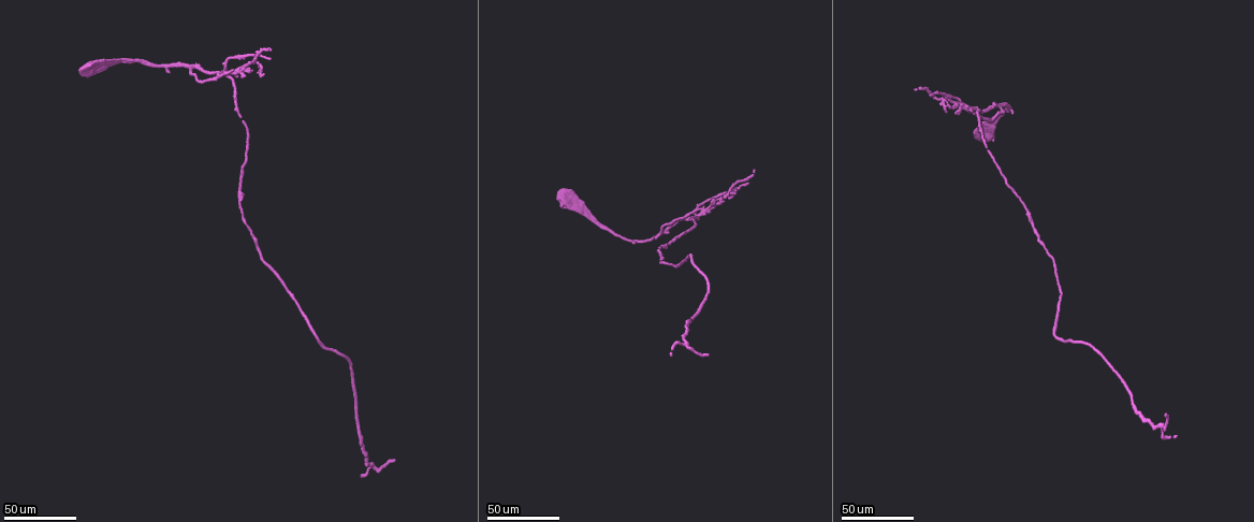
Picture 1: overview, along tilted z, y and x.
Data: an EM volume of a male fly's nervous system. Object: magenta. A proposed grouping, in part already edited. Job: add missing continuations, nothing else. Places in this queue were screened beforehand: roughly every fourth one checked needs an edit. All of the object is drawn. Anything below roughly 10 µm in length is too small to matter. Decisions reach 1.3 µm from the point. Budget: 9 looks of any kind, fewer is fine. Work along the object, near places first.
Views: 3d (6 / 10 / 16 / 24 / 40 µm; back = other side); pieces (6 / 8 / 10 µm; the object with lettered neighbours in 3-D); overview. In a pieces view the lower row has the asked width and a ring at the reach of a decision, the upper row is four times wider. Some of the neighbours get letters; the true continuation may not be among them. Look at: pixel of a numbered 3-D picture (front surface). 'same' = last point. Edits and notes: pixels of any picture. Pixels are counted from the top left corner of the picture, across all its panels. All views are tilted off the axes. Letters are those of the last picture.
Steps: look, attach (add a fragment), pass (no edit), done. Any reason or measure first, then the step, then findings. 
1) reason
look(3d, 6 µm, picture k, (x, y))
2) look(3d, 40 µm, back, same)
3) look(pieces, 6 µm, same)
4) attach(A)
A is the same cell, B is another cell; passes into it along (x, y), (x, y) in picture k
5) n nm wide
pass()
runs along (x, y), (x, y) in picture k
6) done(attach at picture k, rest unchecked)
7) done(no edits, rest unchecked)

look(3d, 40 µm, picture 1, (746, 183))

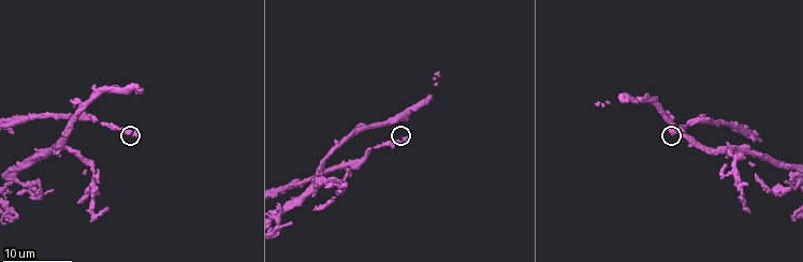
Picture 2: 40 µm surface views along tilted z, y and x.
look(pieces, 6 µm, picture 2, (138, 131))

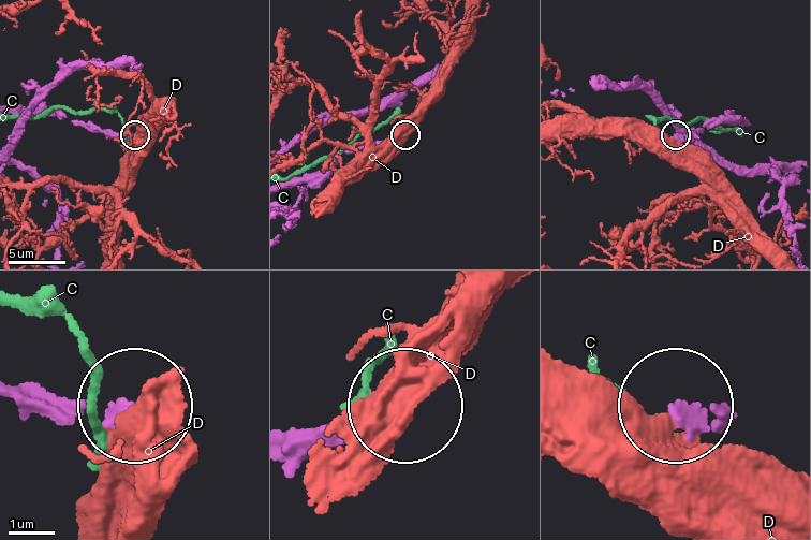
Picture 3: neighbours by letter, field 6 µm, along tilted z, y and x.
pass()
C and D are other cells; no lettered fragment goes on from it

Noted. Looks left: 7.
branch stops here
look(3d, 24 µm, picture 2, (36, 191))

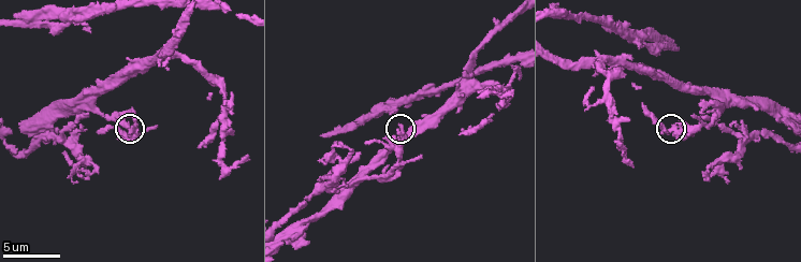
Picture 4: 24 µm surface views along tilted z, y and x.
see the neighbours
look(pieces, 10 µm, picture 4, (669, 130))

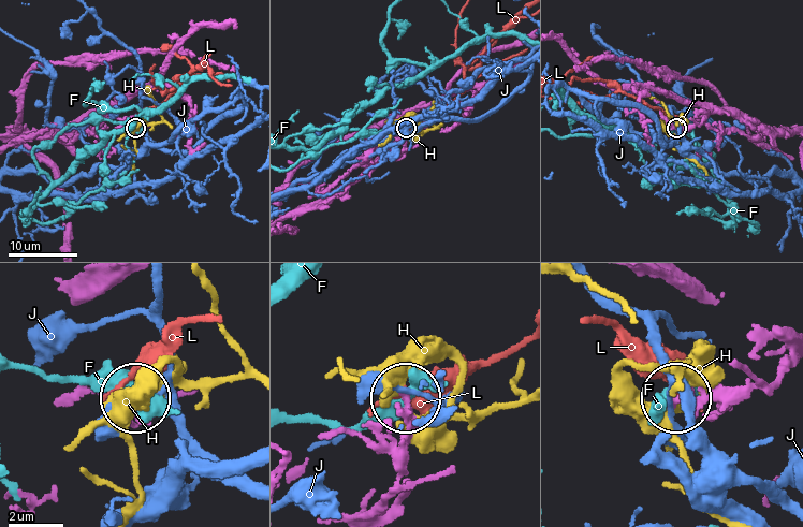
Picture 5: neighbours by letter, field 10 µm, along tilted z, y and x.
250 nm wide
pass()
F, H, J and L are other cells; no lettered fragment goes on from it

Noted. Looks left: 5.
branch stops here
look(3d, 24 µm, picture 1, (634, 243))

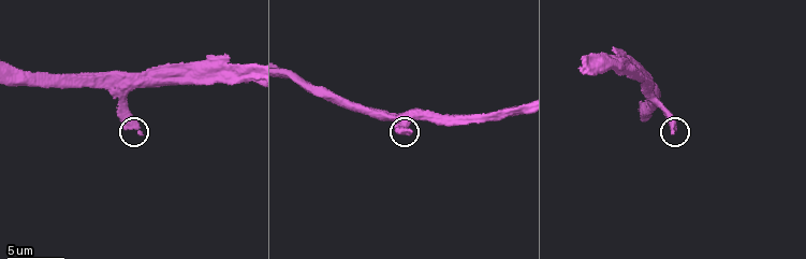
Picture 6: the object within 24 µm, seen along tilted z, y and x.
look(pieces, 8 µm, picture 6, (141, 133))

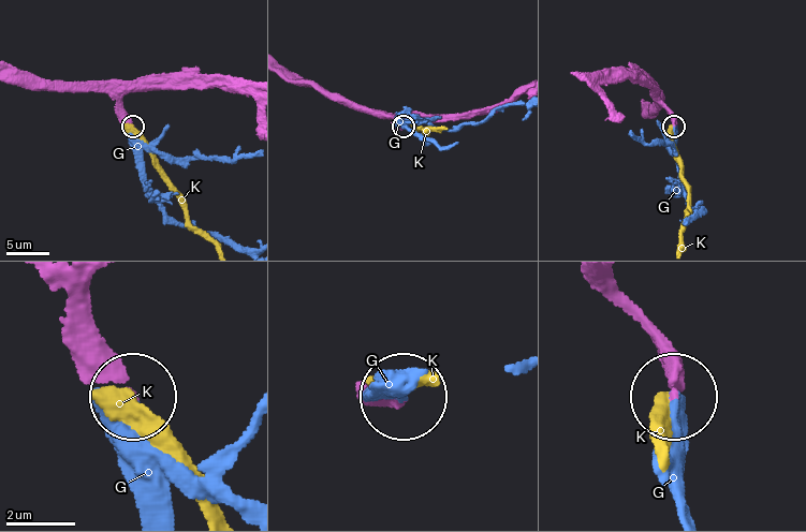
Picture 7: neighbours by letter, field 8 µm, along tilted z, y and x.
attach(G)
G is the same cell, K is another cell; passes into it along (69, 305), (126, 399), (123, 470), (137, 506) in picture 7; it goes on there

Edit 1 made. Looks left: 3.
look(overview)

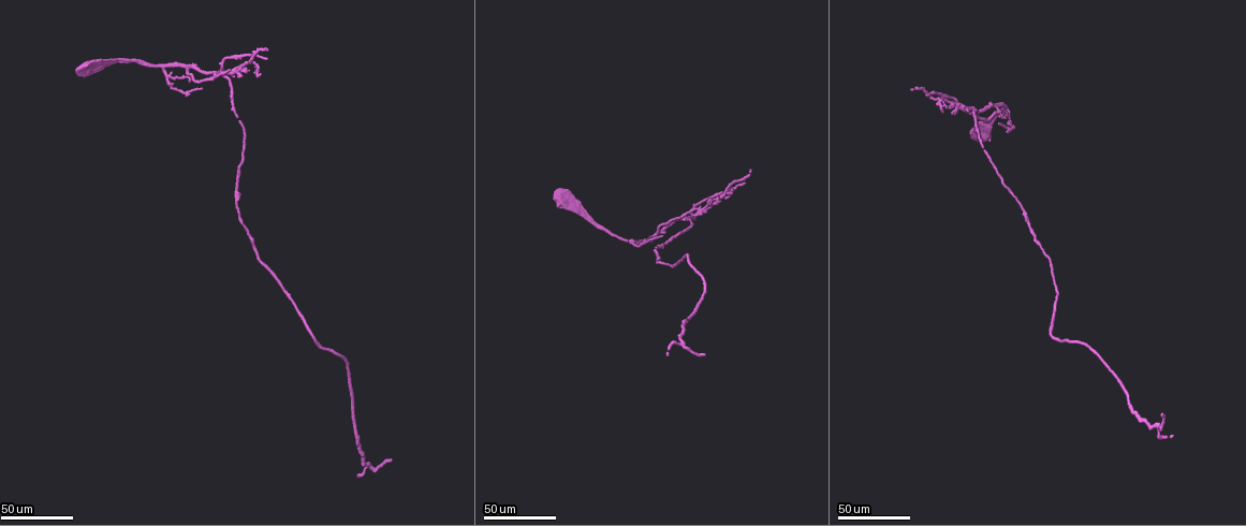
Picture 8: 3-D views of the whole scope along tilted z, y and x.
an open end
look(3d, 40 µm, picture 8, (560, 205))

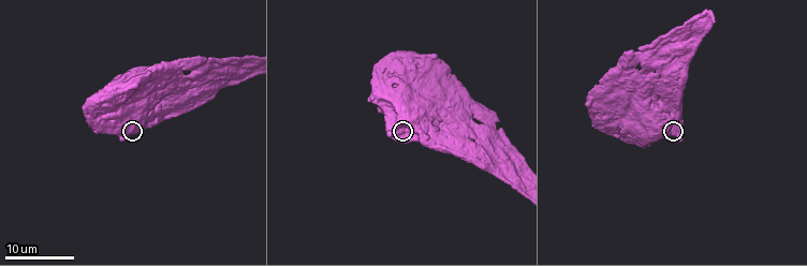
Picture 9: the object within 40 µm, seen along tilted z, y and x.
look(pieces, 10 µm, picture 9, (678, 139))

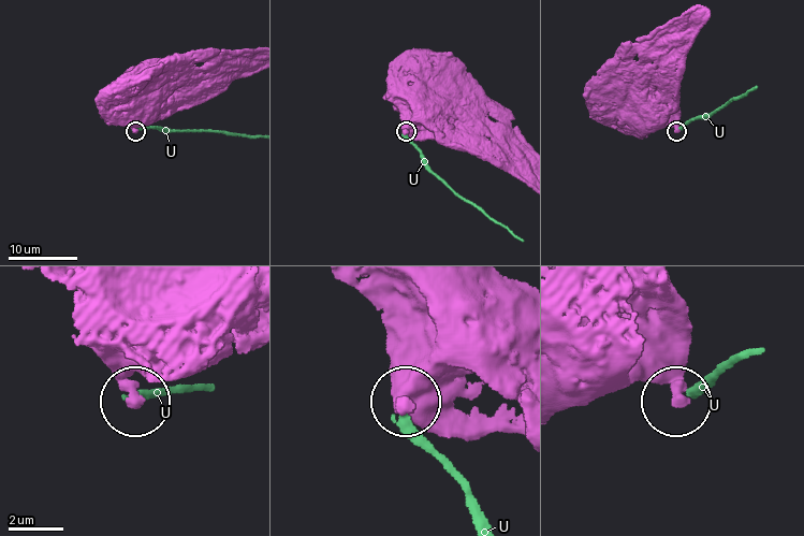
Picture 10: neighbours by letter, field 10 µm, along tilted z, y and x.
pass()
U is another cell; none of them fits

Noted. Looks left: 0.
done(attach at picture 7, rest unchecked)

